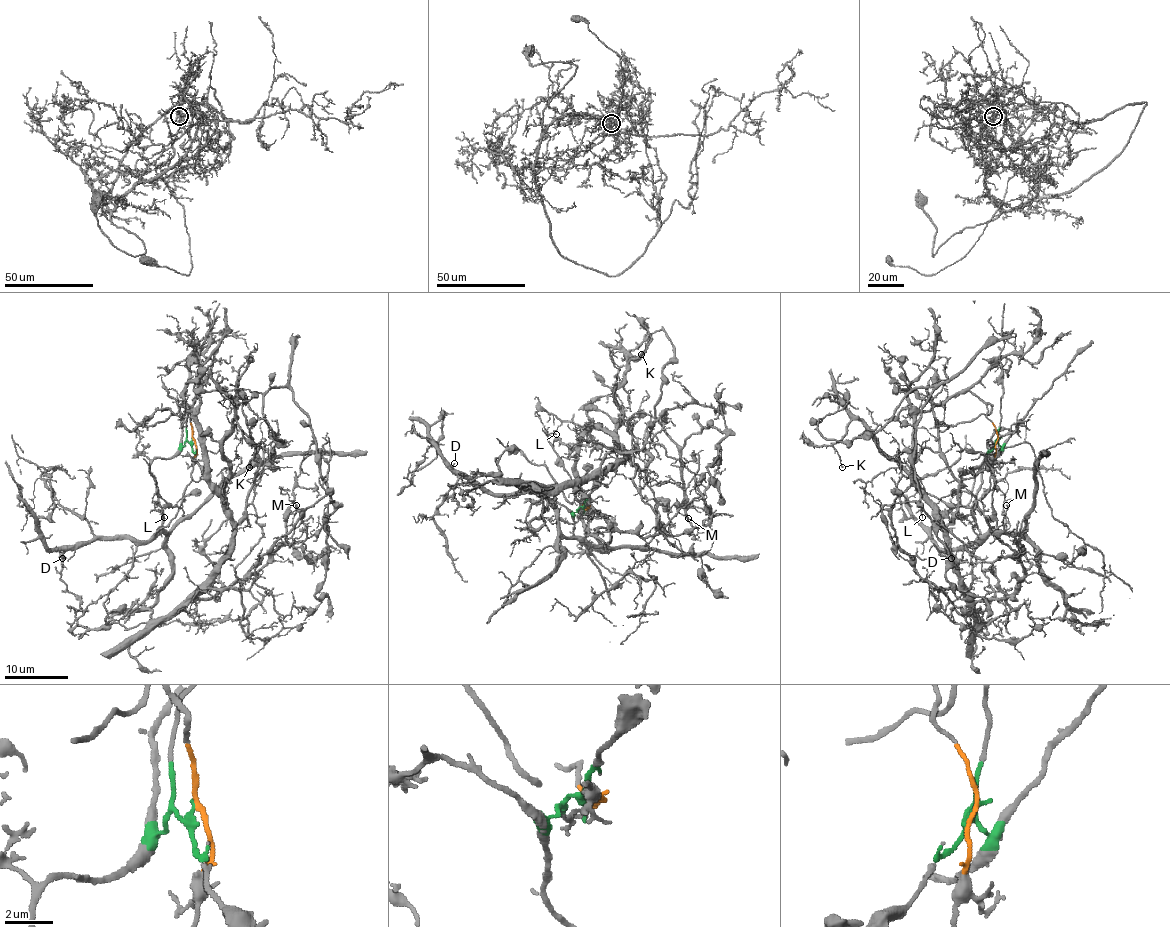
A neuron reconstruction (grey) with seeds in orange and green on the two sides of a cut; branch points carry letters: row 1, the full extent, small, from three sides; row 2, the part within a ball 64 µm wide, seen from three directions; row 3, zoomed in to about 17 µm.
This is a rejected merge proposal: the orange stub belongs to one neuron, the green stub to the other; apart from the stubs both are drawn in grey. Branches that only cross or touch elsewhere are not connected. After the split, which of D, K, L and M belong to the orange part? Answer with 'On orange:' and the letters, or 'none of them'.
On orange: K, M

